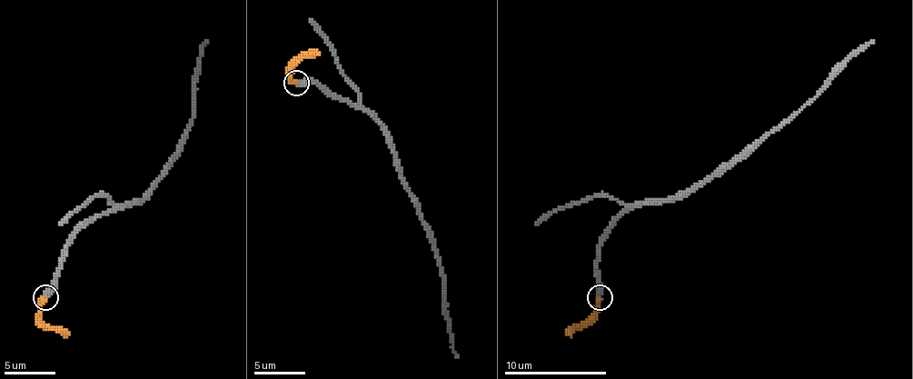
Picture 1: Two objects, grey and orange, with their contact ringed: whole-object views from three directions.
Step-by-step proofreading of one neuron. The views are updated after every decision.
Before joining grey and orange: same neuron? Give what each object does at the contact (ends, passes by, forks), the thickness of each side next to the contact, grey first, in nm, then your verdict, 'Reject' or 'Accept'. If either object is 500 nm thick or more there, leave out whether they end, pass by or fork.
At the ring grey ends. At the ring orange ends. Thickness 460 nm (grey) against 360 nm. Accept

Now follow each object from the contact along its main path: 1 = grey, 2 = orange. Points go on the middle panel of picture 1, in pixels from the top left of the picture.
1: (296, 83), (320, 83), (363, 108), (381, 126), (393, 164), (427, 229), (442, 277), (442, 314), (458, 357)
2: (296, 83), (292, 80), (292, 70), (304, 57), (320, 52)

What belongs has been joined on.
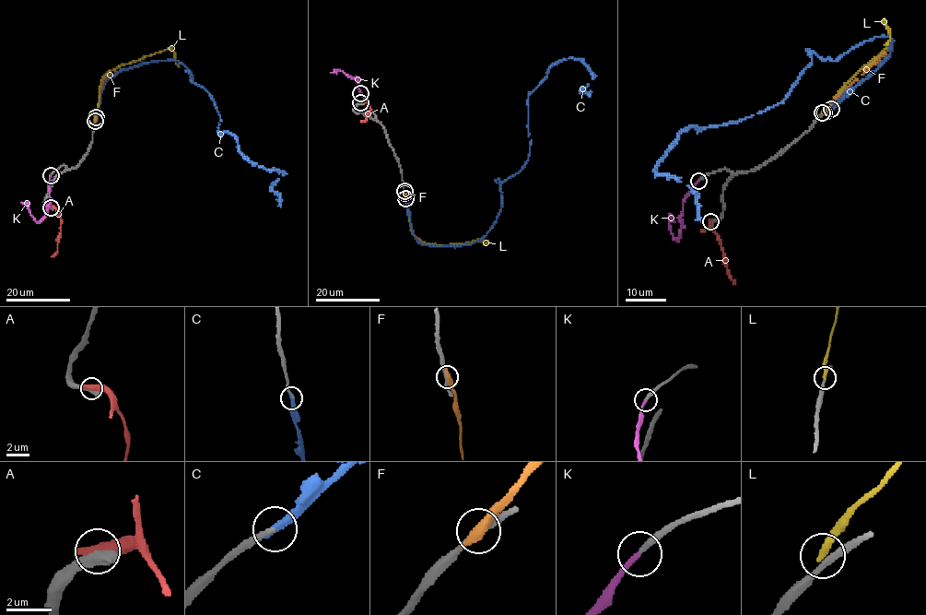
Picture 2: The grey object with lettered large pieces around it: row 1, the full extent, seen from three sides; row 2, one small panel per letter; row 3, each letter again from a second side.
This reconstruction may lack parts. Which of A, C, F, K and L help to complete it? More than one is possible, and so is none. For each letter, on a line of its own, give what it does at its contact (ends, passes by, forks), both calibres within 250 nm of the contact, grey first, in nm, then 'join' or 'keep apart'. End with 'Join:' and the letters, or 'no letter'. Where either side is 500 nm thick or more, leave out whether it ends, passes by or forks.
A: 600 nm thick on the grey side, 600 nm on the other; keep apart
C: it ends there; 240 nm thick on the grey side, 360 nm on the other; join
F: 240 nm thick on the grey side, 550 nm on the other; keep apart
K: it ends there; 280 nm thick on the grey side, 200 nm on the other; join
L: it ends there; 240 nm thick on the grey side, 340 nm on the other; keep apart
Join: C, K

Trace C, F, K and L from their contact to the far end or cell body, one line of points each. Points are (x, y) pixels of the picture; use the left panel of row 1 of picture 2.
C: (96, 117), (111, 76), (176, 60), (215, 103), (217, 132), (282, 173), (271, 185), (281, 206)
F: (95, 121), (102, 81), (116, 71)
K: (51, 174), (49, 207), (39, 221), (34, 219), (21, 203)
L: (95, 121), (99, 83), (109, 71), (169, 48), (174, 50), (175, 62), (179, 67)

